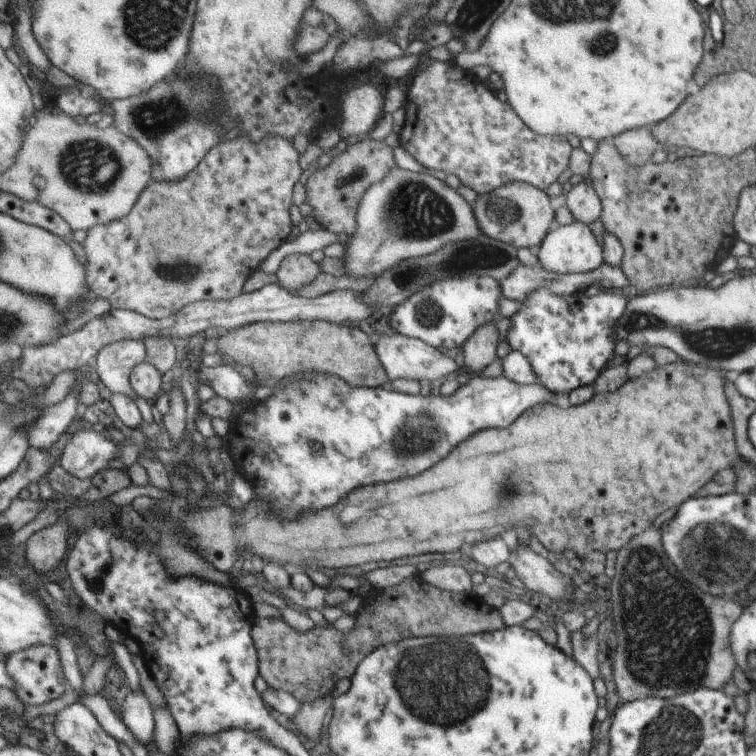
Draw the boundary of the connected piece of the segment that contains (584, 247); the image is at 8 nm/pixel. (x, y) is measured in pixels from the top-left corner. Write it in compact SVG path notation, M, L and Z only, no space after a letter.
M571 222L567 225L557 225L549 232L539 244L539 252L536 256L538 267L551 273L572 275L575 273L587 273L595 271L601 266L601 248L595 236L589 232L587 226L580 222Z

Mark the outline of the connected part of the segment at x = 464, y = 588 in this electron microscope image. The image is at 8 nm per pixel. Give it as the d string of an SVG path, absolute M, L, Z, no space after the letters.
M445 562L443 566L433 566L417 576L425 580L426 584L449 593L468 594L472 587L470 575L461 566L455 566L452 562Z

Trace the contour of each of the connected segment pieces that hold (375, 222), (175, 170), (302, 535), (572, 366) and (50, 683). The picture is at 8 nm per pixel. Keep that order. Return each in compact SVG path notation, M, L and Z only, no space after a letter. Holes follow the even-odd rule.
M395 167L382 179L379 183L373 184L365 196L361 198L361 204L357 208L357 228L356 234L353 237L348 237L347 246L345 248L345 255L343 259L339 259L337 264L338 269L342 269L345 275L352 275L353 277L373 275L374 280L381 275L384 271L388 271L390 267L393 267L396 263L400 263L406 259L413 259L414 257L420 255L428 255L431 252L437 251L440 247L446 243L451 243L454 241L463 241L466 239L478 238L481 234L479 228L479 222L475 220L475 214L472 213L472 208L459 196L456 194L455 190L450 189L446 186L445 180L437 180L437 176L430 176L426 173L412 173L406 170L401 170Z
M169 75L140 96L107 102L106 109L113 110L114 126L147 150L155 182L185 177L223 138L221 118L225 102L215 76L193 76L189 80L181 75Z
M671 363L663 366L656 366L651 372L645 372L638 378L631 378L615 391L605 393L595 393L588 402L580 406L569 406L569 408L559 408L555 403L548 403L547 405L538 405L533 409L528 409L523 412L513 424L509 424L507 428L489 428L475 432L473 436L469 436L469 440L463 440L461 444L457 444L457 448L453 448L453 452L449 452L449 456L445 456L445 460L439 460L437 464L433 464L429 470L417 474L415 478L403 478L403 480L395 480L395 482L385 482L385 484L373 484L373 486L365 486L365 488L357 488L353 492L349 492L349 496L345 496L345 500L339 500L335 506L331 508L321 508L317 512L303 512L293 520L285 520L279 518L271 512L271 504L261 500L261 498L253 498L249 500L243 508L241 506L211 506L211 508L193 508L193 510L185 510L181 516L172 513L173 518L173 536L185 544L189 550L197 552L205 562L213 564L213 567L222 572L231 570L231 566L235 564L237 556L241 556L243 552L251 552L255 556L264 559L265 563L274 563L278 566L283 566L285 570L289 568L292 572L303 571L307 566L323 566L323 568L347 568L348 566L362 565L368 562L389 562L394 559L405 558L409 556L418 556L424 553L447 553L458 550L460 547L473 548L473 544L490 540L494 537L499 537L499 532L503 528L509 526L525 526L531 535L536 536L537 540L547 549L547 551L554 551L561 553L564 548L573 549L577 552L577 556L585 556L585 553L591 551L600 551L605 554L611 550L619 551L630 539L633 534L639 534L645 531L649 526L655 522L662 512L665 512L672 506L681 505L683 501L694 497L697 490L719 470L731 468L733 464L741 462L739 454L735 452L735 444L733 444L733 426L731 426L731 418L729 418L729 406L727 400L723 396L721 390L723 382L719 371L711 369L706 366L699 366L691 364ZM577 524L583 524L585 528L591 524L591 528L595 528L595 524L603 524L609 530L577 530Z
M541 287L528 293L521 301L521 308L508 318L508 330L504 334L504 340L513 351L527 358L536 383L555 394L569 393L578 387L592 384L598 378L597 374L609 360L615 343L612 338L612 325L620 319L626 307L627 300L613 292L599 293L588 298L581 291L559 295L549 288Z
M32 647L5 658L5 668L16 686L15 692L24 704L47 704L55 700L67 690L67 680L63 675L61 660L56 648Z

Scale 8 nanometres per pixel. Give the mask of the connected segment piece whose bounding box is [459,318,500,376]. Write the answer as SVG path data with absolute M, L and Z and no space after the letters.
M495 319L478 327L459 347L463 352L465 367L471 376L479 374L481 368L491 363L496 356L495 348L500 336Z

